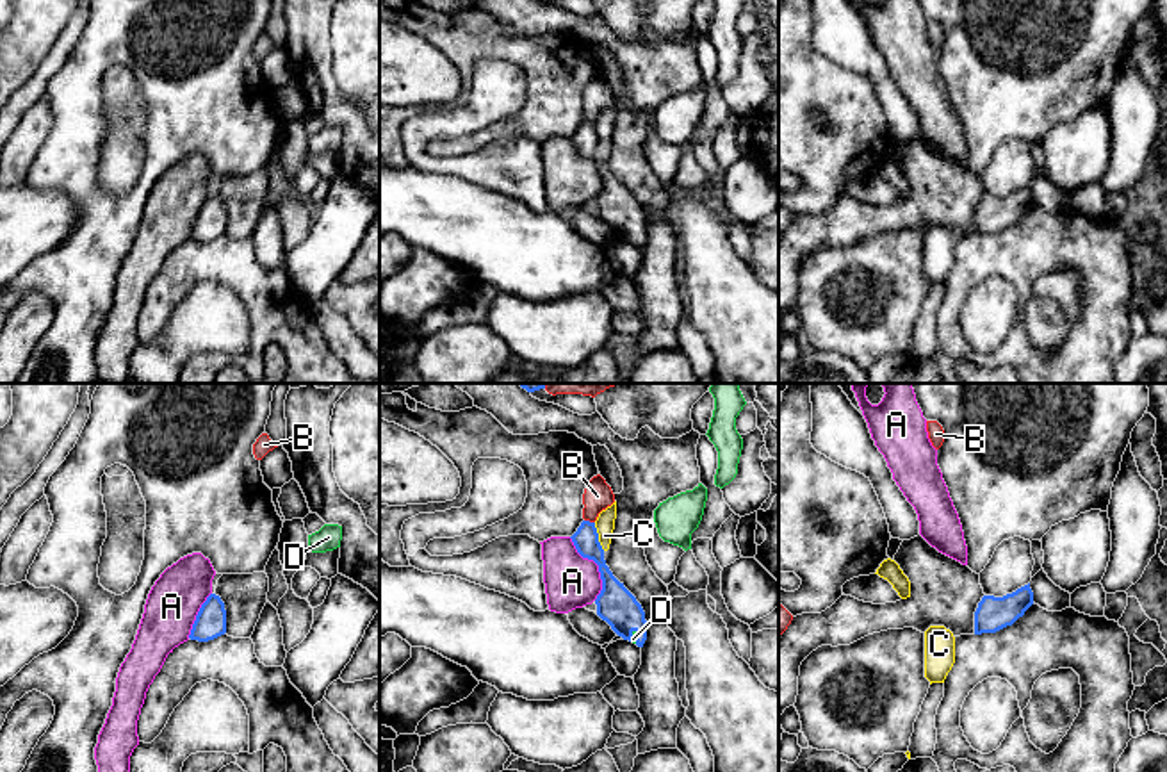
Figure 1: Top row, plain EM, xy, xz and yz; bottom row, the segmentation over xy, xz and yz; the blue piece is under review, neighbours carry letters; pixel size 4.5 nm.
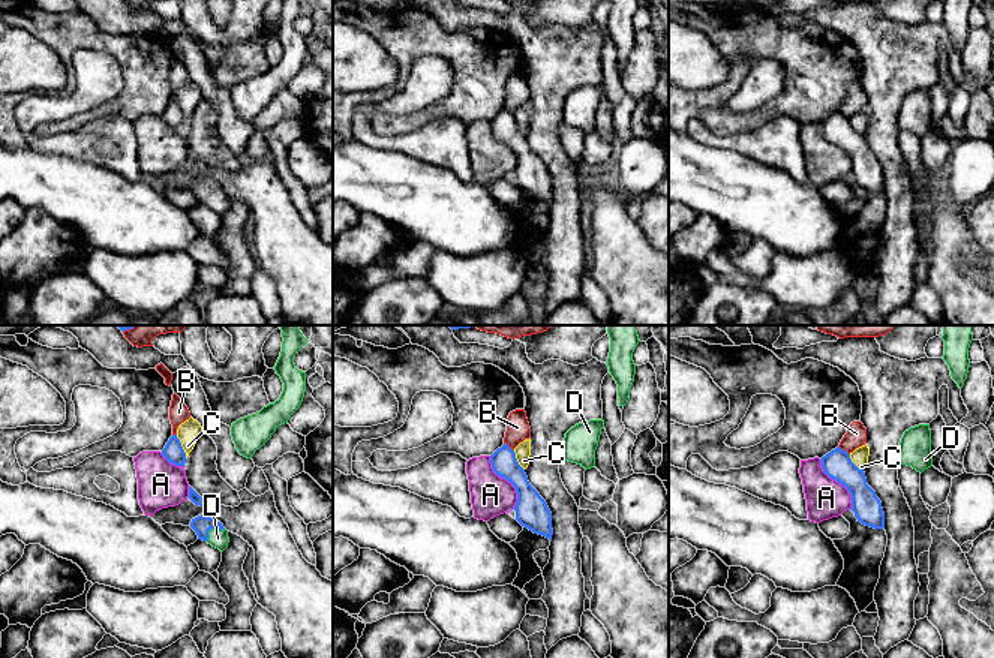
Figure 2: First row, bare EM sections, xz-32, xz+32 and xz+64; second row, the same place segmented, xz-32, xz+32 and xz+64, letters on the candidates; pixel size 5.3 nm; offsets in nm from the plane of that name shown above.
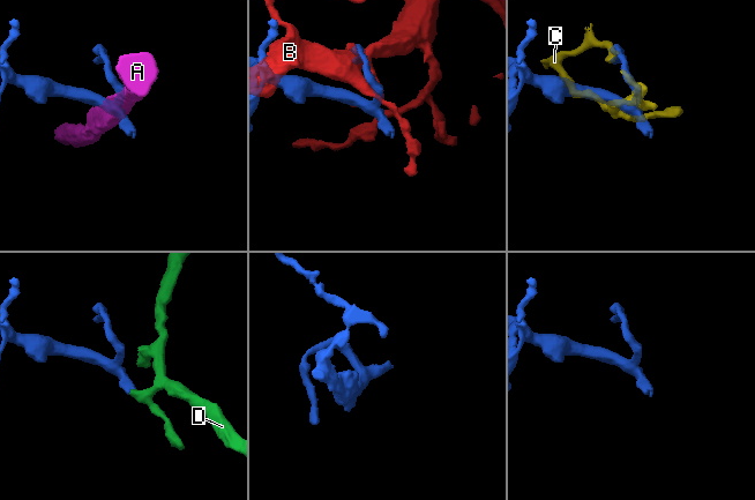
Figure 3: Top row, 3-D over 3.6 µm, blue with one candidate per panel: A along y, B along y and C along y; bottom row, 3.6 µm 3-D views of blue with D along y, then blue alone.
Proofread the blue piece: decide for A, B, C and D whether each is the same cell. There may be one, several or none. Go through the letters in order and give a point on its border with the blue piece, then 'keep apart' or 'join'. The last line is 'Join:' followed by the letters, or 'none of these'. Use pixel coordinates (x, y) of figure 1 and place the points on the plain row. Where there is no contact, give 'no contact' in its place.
A: xz (597, 164) | keep apart
B: xz (588, 122) | keep apart
C: xz (597, 138) | keep apart
D: xz (631, 238) | join
Join: D

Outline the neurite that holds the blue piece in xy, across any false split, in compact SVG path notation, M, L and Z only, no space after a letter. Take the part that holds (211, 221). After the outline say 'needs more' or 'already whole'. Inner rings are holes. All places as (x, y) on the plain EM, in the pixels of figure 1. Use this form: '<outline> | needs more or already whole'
M210 194L192 225L191 241L208 242L226 234L226 210L219 196Z | already whole

